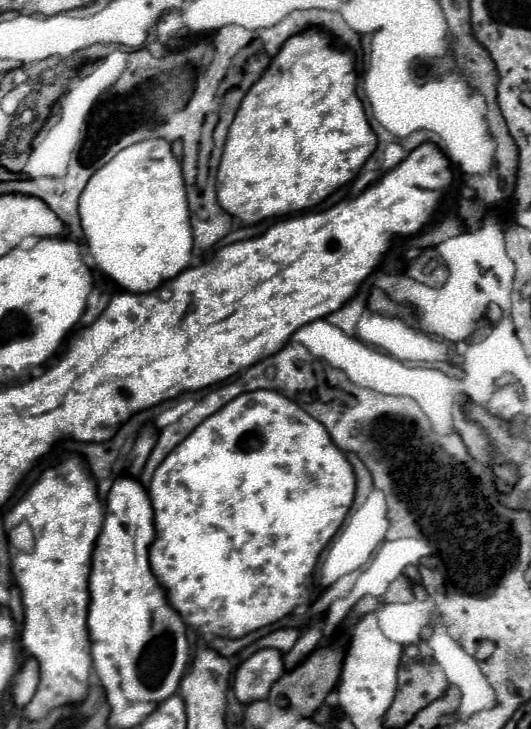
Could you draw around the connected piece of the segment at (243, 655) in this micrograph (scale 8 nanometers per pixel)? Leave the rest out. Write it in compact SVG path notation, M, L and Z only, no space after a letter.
M278 629L278 631L272 631L270 635L262 637L260 641L252 643L248 649L241 651L239 660L243 662L256 651L264 649L264 647L272 647L272 649L278 649L280 653L288 653L292 649L292 645L296 643L298 635L300 635L298 629Z

